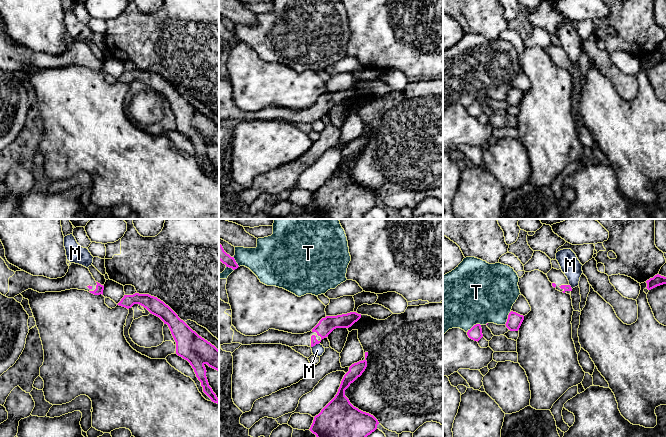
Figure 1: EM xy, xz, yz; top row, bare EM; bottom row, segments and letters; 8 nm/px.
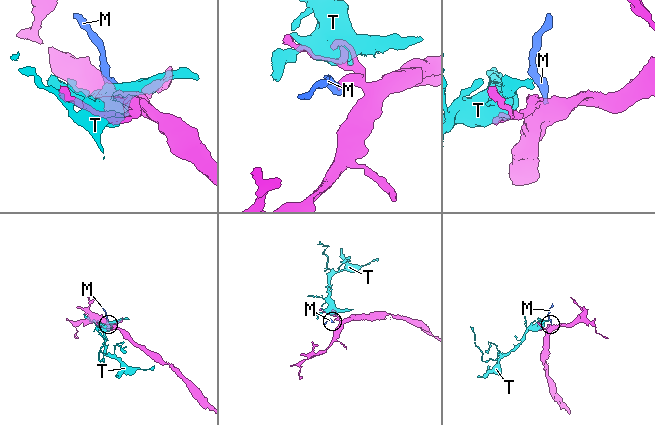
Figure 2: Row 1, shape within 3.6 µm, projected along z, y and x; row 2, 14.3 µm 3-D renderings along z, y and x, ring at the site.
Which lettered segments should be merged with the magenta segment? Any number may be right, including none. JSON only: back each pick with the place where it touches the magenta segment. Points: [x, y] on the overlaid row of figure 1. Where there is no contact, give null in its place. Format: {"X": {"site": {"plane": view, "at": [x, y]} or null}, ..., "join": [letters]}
{"join": []}

